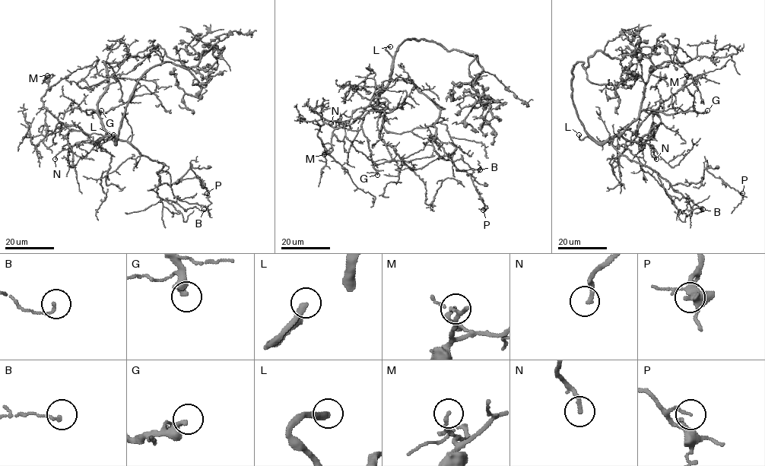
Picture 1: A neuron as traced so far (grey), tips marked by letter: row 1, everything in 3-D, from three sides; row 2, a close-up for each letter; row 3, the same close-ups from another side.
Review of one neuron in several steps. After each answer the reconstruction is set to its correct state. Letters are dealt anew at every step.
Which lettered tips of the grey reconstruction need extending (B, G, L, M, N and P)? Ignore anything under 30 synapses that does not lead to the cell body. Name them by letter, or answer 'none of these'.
G, L

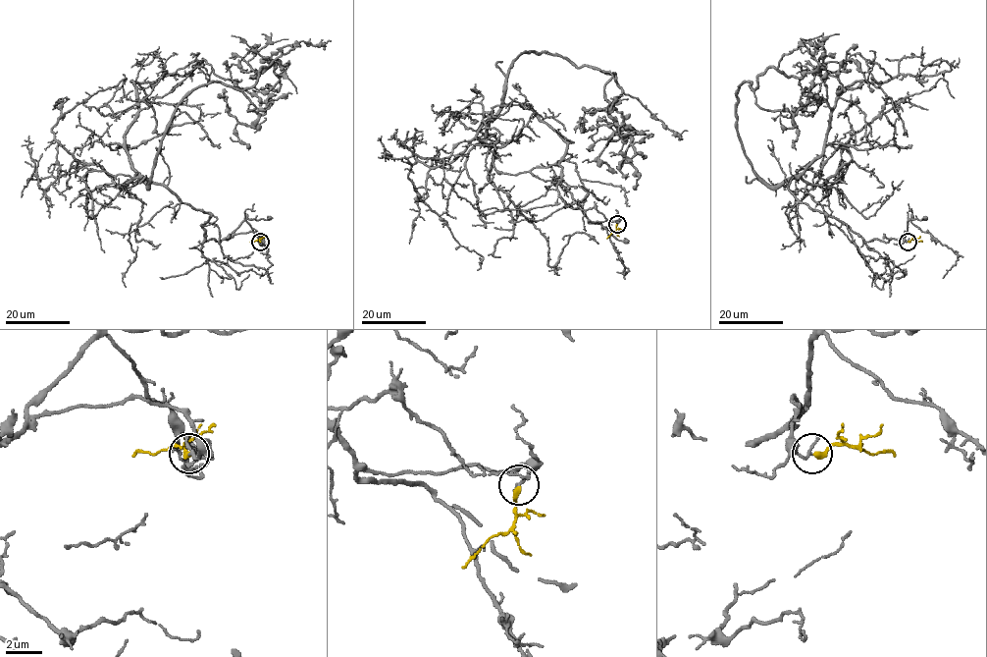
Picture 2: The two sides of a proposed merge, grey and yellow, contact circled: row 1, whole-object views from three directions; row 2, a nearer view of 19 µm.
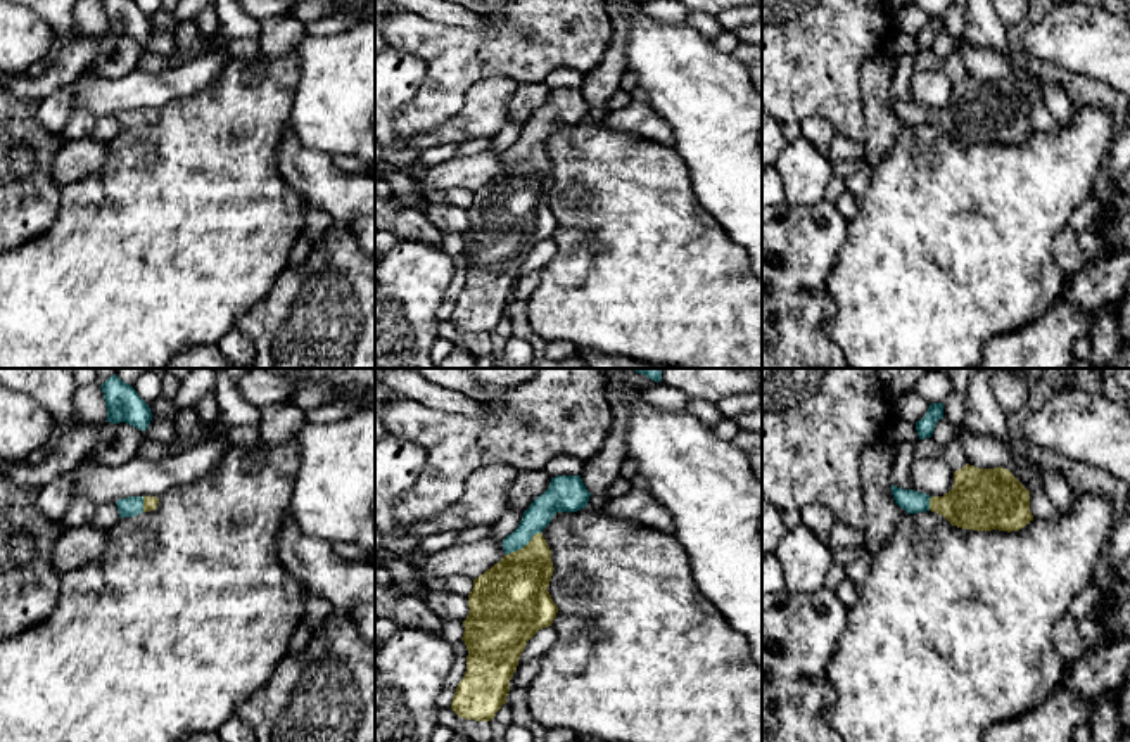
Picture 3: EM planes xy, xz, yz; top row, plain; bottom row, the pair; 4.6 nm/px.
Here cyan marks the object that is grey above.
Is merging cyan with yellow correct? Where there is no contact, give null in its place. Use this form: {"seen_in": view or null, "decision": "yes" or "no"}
{"seen_in": "xz", "decision": "yes"}

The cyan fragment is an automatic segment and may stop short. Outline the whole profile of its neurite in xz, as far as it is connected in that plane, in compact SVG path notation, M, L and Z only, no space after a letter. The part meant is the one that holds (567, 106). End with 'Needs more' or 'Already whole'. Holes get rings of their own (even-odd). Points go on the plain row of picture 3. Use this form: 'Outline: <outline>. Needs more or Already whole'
Outline: M581 88L551 90L549 100L524 125L518 140L503 152L505 170L473 192L468 208L470 225L463 233L463 254L467 258L467 284L458 296L451 322L465 332L491 334L506 317L510 292L527 254L543 240L553 237L558 220L548 199L553 189L551 163L543 142L556 125L577 125L587 119L591 106Z. Needs more

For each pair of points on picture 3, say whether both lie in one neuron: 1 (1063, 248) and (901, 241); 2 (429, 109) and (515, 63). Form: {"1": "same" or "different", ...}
{"1": "different", "2": "same"}

